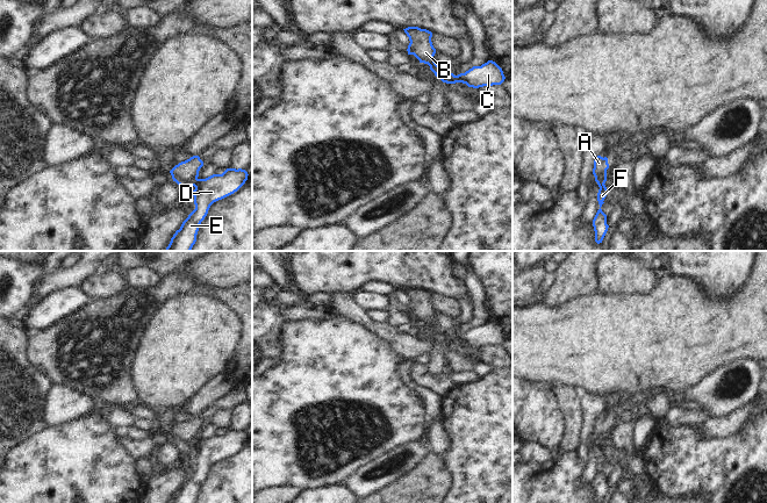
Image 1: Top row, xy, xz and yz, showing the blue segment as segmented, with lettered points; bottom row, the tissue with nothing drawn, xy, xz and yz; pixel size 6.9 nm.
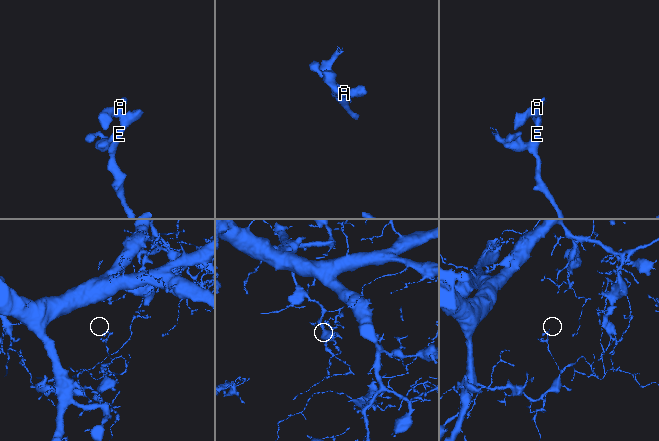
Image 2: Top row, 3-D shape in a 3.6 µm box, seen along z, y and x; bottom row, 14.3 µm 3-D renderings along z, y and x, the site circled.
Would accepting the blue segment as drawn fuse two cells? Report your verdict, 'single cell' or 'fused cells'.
fused cells

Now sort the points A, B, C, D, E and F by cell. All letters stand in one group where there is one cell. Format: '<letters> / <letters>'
A B / C D E F

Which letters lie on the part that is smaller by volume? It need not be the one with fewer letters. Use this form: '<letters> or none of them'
A, B

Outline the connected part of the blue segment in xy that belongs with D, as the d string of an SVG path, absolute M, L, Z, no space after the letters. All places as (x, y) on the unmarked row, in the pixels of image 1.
M227 429L222 434L213 434L206 439L196 439L194 457L195 469L182 482L170 503L195 503L201 482L210 466L237 452L248 440L248 432L242 429Z

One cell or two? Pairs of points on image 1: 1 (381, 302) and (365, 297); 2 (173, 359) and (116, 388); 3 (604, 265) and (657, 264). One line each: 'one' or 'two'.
1: one
2: two
3: two

